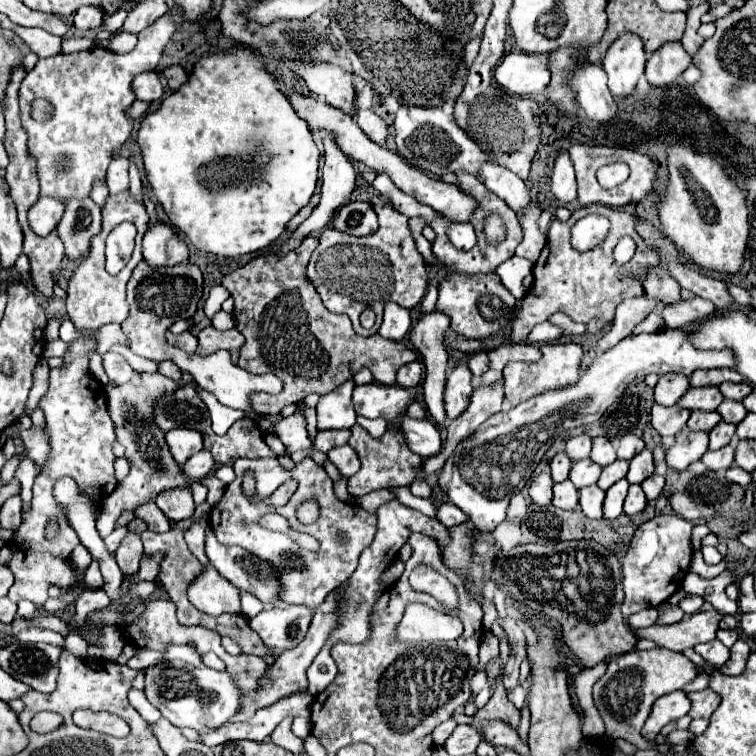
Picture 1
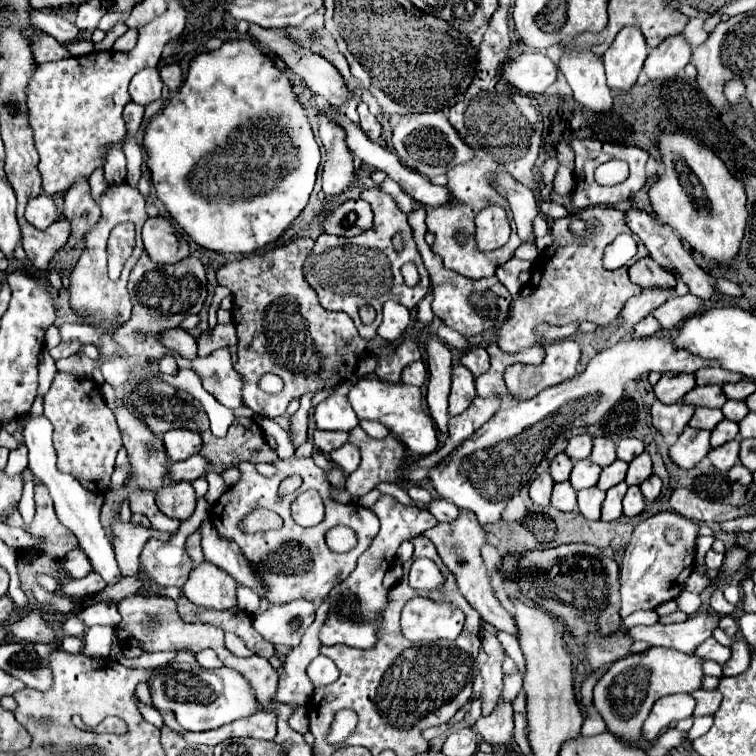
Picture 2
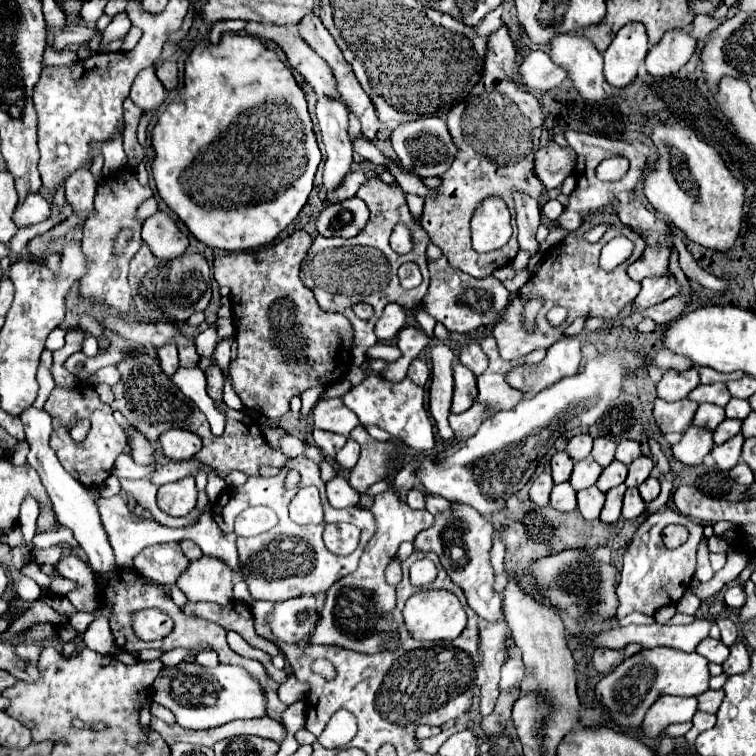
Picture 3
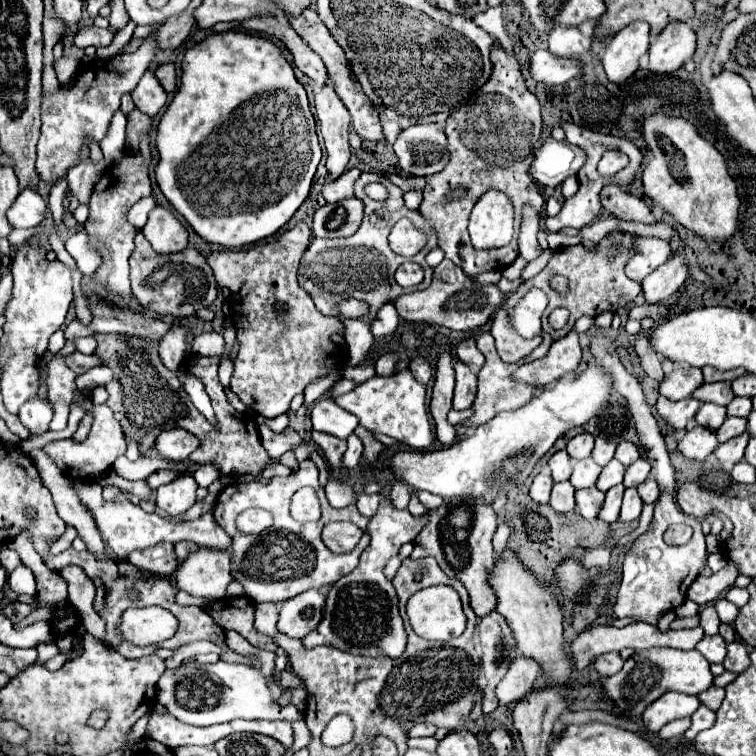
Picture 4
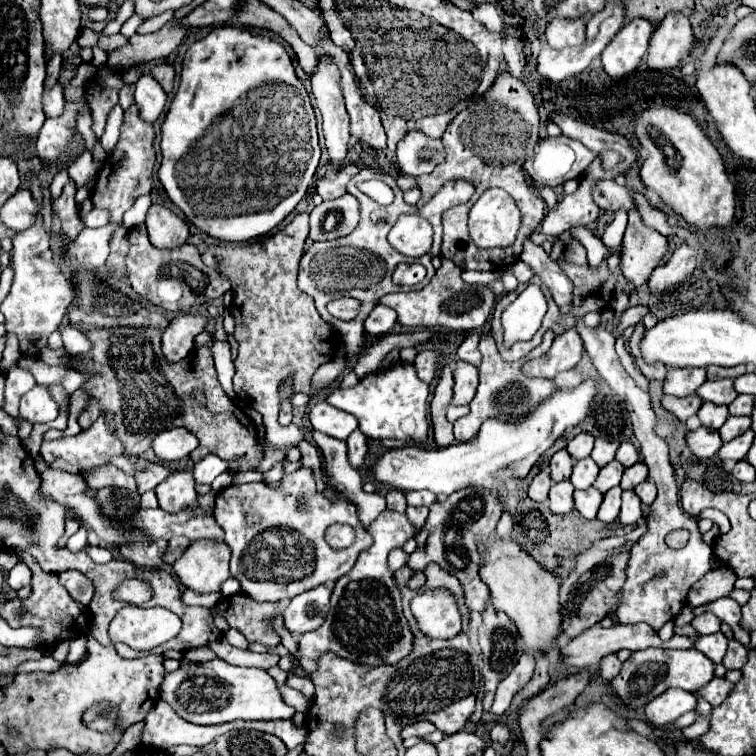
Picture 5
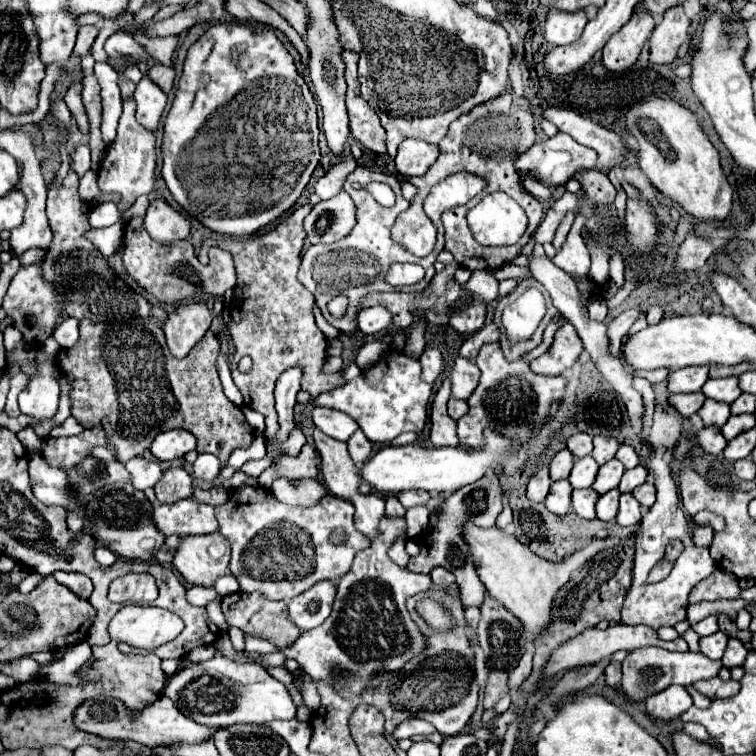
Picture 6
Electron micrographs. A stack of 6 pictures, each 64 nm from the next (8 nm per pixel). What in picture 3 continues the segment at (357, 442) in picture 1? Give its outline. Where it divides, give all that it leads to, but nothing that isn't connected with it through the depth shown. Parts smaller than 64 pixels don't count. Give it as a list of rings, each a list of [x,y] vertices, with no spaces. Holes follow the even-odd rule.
[[[356,426],[350,432],[350,438],[356,440],[362,448],[360,460],[356,468],[350,472],[348,484],[358,492],[366,494],[368,488],[380,480],[384,480],[388,472],[388,462],[394,458],[396,446],[392,442],[378,442],[370,438],[370,434],[364,430],[364,426]]]

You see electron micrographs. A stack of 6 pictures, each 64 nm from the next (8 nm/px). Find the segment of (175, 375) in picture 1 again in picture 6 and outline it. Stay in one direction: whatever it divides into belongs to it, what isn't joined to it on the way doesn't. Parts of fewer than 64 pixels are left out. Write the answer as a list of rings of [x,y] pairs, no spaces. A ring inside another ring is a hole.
[[[200,302],[178,306],[174,312],[170,312],[164,324],[164,336],[172,356],[176,358],[188,356],[194,344],[210,328],[210,322],[212,322],[212,312],[206,308],[206,304]]]

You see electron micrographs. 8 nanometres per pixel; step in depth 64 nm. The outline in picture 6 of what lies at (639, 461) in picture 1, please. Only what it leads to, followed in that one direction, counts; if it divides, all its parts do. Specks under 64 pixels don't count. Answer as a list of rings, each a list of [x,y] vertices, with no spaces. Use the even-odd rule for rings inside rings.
[[[638,464],[636,468],[632,468],[632,470],[626,470],[624,472],[624,476],[622,476],[622,482],[620,482],[620,492],[632,492],[636,486],[640,486],[640,484],[644,484],[646,482],[646,476],[648,476],[648,470],[646,470],[646,466],[642,466],[642,464]]]

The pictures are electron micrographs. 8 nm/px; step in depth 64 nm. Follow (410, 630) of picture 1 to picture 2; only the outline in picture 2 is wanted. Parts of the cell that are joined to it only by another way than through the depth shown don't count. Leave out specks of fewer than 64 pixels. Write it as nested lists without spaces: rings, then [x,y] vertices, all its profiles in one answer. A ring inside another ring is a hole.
[[[412,598],[402,610],[402,634],[410,642],[454,640],[462,632],[464,614],[452,604]]]

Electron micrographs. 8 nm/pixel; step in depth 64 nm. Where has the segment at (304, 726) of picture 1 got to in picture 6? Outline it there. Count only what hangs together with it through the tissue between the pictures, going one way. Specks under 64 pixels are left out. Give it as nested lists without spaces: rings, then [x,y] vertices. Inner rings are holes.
[[[220,654],[200,664],[188,664],[172,674],[164,686],[168,696],[184,716],[206,726],[232,726],[232,724],[262,724],[270,720],[290,720],[296,706],[282,682],[274,680],[260,664],[236,664]]]

